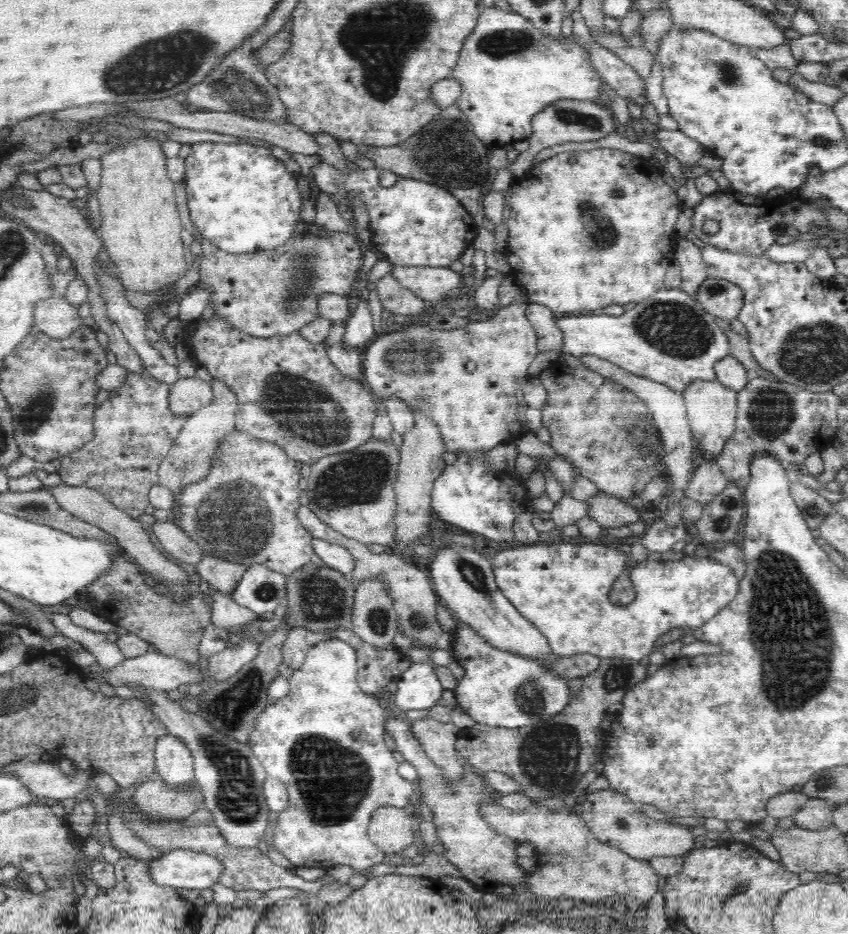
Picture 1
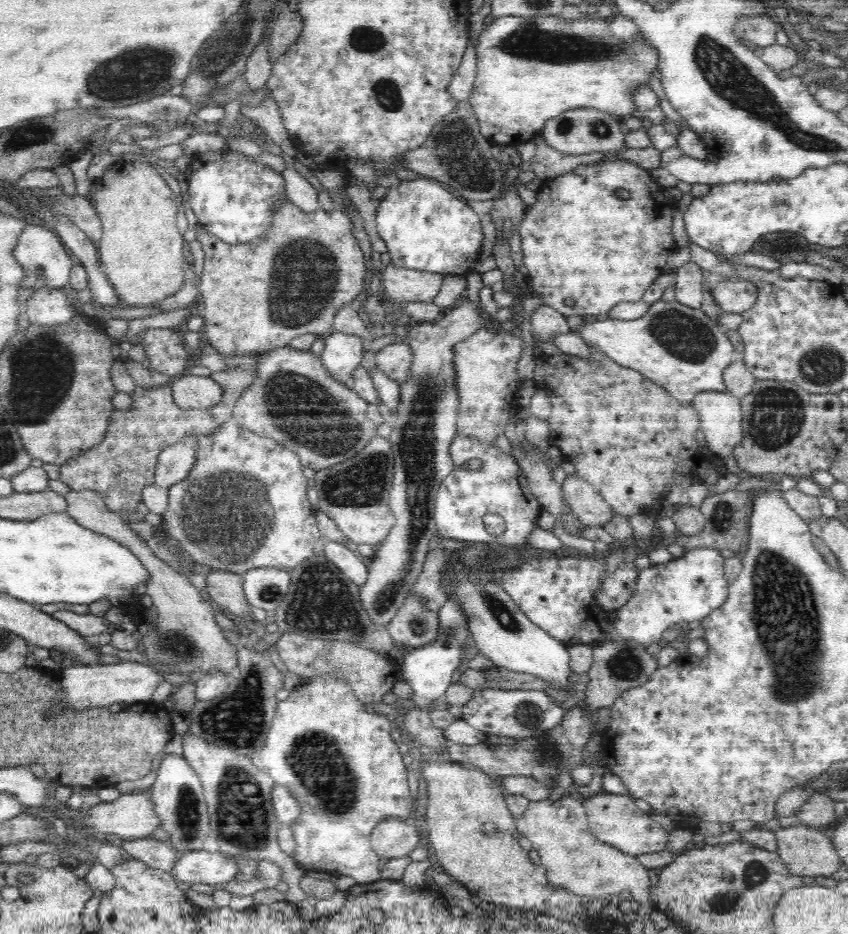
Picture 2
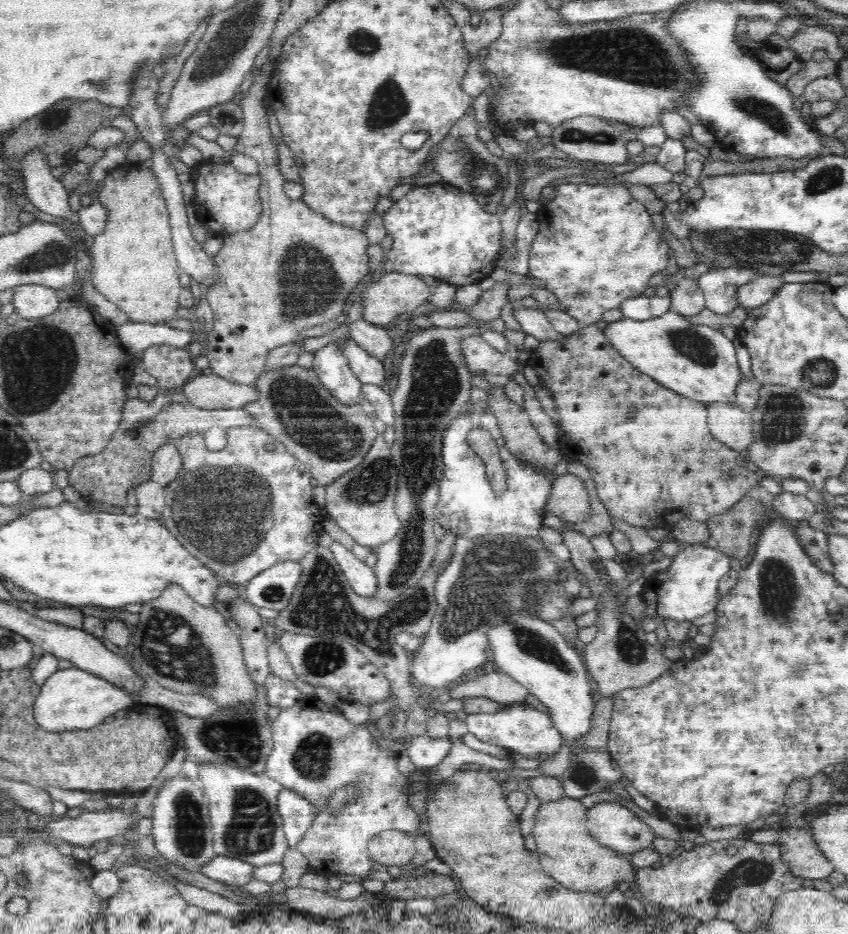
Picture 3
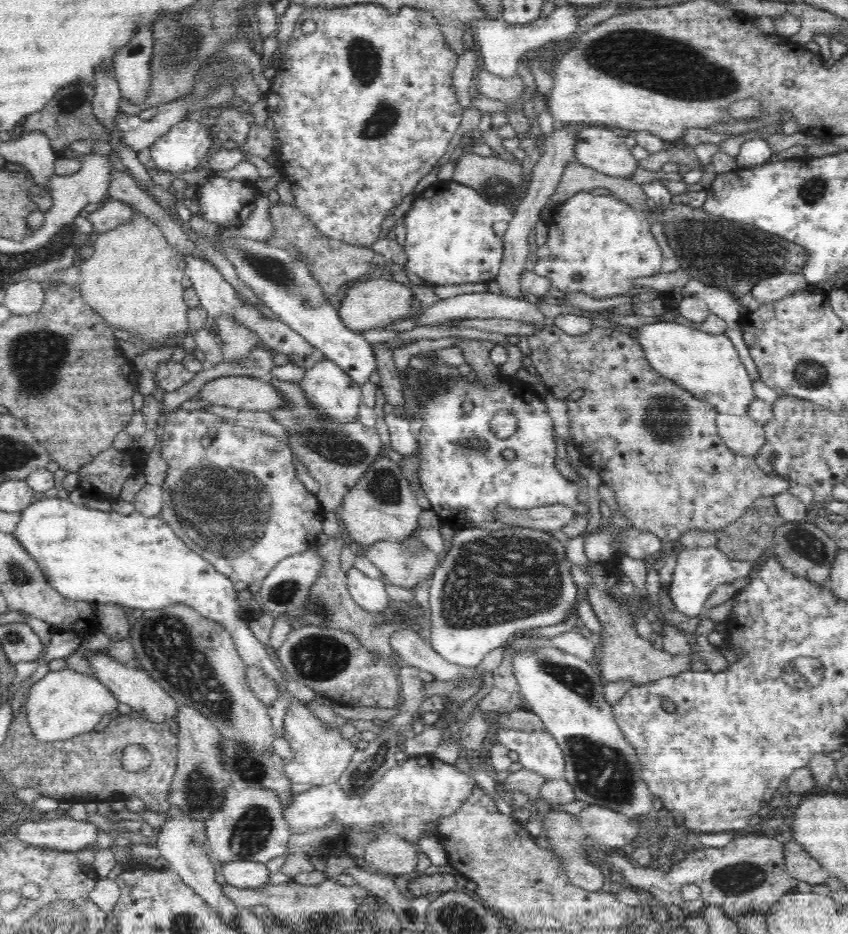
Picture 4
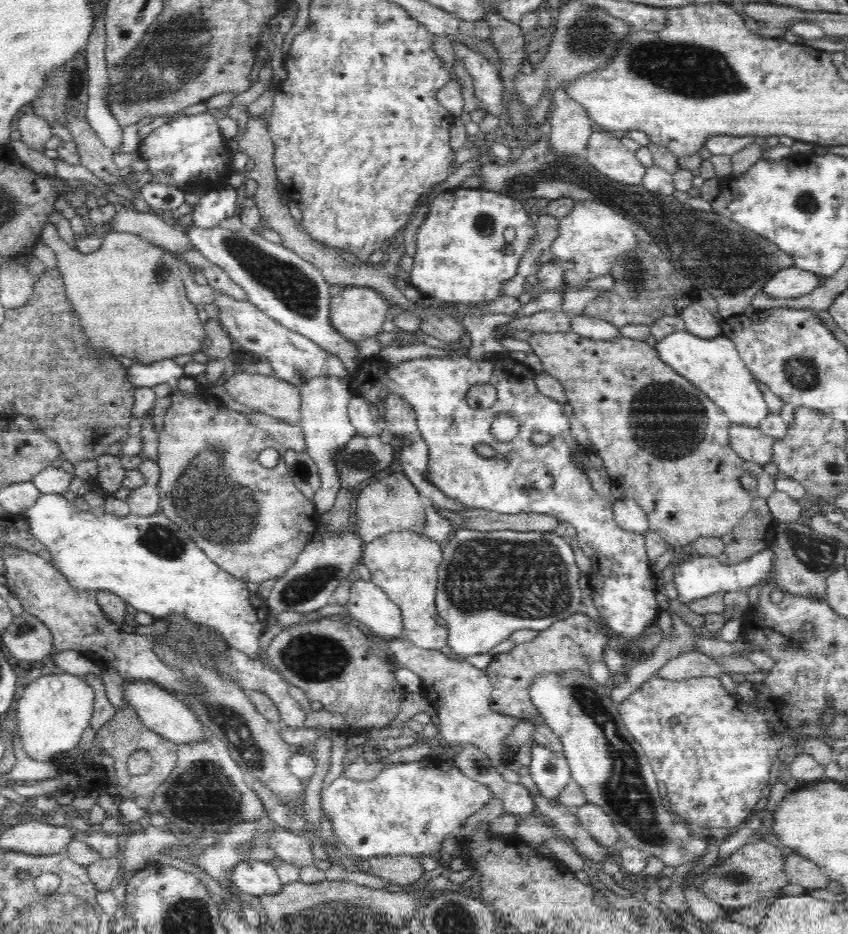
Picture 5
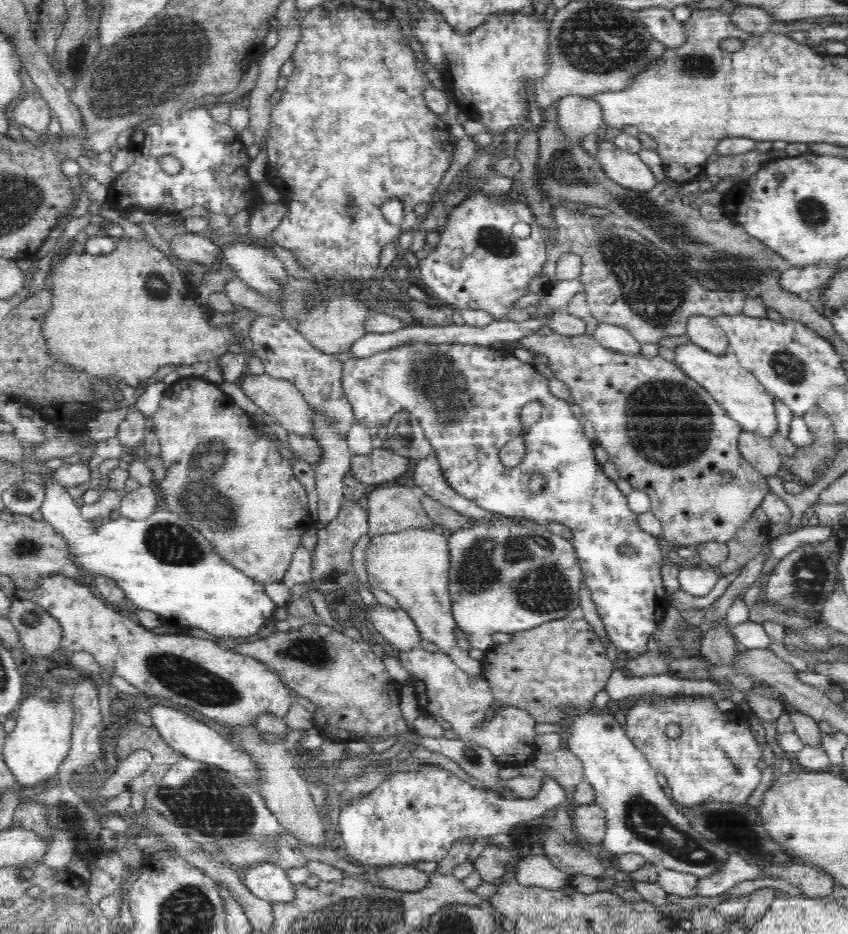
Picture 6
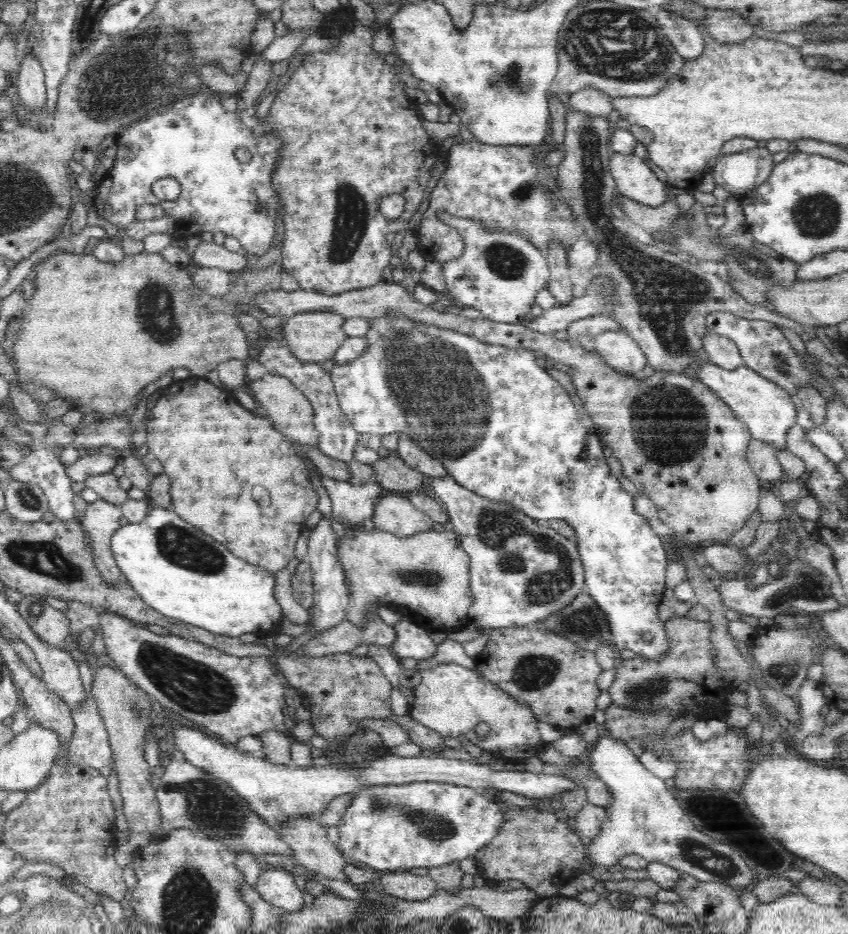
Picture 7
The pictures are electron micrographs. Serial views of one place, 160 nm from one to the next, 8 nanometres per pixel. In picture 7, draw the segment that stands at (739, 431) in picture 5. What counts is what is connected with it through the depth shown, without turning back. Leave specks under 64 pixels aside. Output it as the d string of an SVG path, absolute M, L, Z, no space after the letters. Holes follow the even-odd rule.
M752 438L747 446L746 459L760 480L780 482L785 479L783 468L775 455L776 447Z

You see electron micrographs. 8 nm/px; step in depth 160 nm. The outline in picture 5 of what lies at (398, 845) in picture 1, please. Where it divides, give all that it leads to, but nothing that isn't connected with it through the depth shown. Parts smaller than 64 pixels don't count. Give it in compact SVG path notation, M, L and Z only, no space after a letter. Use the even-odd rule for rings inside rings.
M380 855L368 859L370 872L390 884L406 886L416 882L425 871L417 858L408 855Z

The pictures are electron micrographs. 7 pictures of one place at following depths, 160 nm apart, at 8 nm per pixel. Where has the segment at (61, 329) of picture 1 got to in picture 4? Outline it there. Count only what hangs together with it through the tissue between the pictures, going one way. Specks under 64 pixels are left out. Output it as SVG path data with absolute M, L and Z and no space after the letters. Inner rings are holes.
M35 280L17 281L5 290L2 305L13 315L36 313L44 305L44 289Z

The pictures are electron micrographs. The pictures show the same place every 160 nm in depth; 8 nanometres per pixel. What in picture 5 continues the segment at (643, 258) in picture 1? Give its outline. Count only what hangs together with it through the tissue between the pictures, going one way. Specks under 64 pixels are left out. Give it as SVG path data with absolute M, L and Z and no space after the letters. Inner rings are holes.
M574 202L572 210L566 216L562 217L562 220L559 220L558 236L553 240L549 248L555 260L570 263L570 268L564 271L563 283L569 288L580 289L588 282L588 278L608 274L611 262L620 253L624 253L626 249L632 249L634 247L635 238L633 232L635 227L623 214L616 212L612 207L606 206L605 204Z

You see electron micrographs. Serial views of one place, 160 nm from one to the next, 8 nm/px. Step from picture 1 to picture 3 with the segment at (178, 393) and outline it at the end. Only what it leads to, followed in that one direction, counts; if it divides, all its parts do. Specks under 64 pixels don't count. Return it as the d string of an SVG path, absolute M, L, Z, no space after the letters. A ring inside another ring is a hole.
M214 373L209 375L194 375L190 382L185 382L180 391L184 392L188 403L196 408L204 408L208 410L214 410L219 408L241 408L244 405L250 404L255 400L258 400L260 393L255 388L255 385L238 384L230 380L226 380L221 376Z

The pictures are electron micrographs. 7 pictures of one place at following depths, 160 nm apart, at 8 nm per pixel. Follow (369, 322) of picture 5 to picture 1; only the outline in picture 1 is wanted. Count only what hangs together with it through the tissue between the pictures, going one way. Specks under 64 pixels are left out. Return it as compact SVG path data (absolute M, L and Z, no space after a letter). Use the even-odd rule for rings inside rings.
M392 265L390 273L404 288L426 302L444 299L450 290L462 286L462 276L450 267Z

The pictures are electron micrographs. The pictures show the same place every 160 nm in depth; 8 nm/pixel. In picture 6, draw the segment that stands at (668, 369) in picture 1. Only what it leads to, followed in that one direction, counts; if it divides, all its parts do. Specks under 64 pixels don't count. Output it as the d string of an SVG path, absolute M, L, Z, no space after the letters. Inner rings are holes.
M694 343L681 344L674 352L674 364L703 386L744 431L756 433L765 439L778 432L774 409L776 397L749 370L742 368L734 353L720 356Z

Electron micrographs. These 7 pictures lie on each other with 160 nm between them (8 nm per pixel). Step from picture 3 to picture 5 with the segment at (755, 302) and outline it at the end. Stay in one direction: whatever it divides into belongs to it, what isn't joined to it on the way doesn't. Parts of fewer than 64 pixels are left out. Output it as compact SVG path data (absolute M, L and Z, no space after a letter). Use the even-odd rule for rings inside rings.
M792 266L772 275L760 291L772 298L798 298L812 292L823 280L814 272Z

